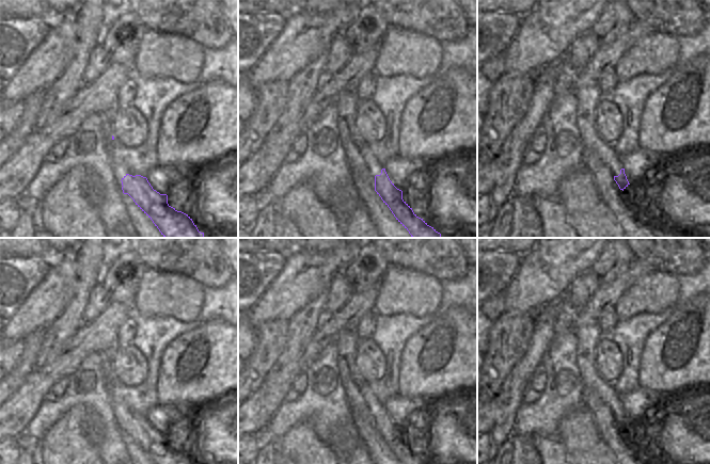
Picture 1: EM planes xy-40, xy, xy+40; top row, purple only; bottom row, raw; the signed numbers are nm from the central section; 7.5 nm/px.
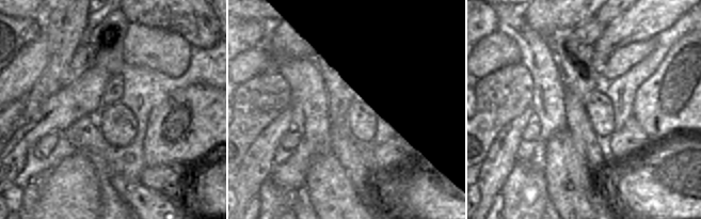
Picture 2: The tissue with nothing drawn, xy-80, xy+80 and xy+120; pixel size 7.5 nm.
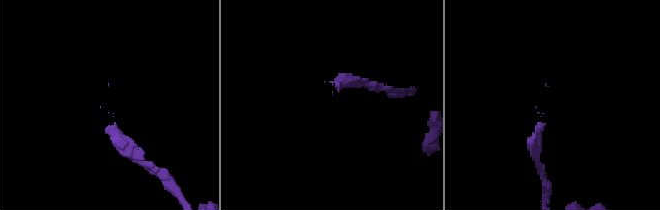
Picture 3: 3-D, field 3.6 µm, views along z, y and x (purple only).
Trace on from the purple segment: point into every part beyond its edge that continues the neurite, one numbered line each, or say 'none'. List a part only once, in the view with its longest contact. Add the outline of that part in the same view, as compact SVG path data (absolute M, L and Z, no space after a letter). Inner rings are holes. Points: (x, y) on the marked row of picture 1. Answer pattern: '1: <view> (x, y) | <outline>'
1: xy (348, 101) | M344 92L338 97L335 102L338 112L338 133L343 147L346 147L348 143L356 144L358 149L364 155L364 161L370 170L370 174L375 177L381 174L381 170L384 166L379 163L356 129L356 110L360 102L358 92Z

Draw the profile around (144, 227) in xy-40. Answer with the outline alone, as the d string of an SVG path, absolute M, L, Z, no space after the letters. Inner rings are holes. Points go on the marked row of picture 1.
M122 181L117 183L121 190L121 197L127 208L127 214L131 221L131 225L136 229L139 238L165 238L153 223L151 218L122 190Z

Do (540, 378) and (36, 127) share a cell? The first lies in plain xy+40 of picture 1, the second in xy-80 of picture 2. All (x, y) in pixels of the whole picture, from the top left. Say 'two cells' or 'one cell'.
two cells

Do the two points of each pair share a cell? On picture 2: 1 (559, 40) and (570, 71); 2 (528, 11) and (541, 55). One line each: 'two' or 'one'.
1: one
2: two

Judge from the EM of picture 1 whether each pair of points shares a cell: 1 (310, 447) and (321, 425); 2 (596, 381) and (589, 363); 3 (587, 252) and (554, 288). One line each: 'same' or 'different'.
1: different
2: same
3: same

